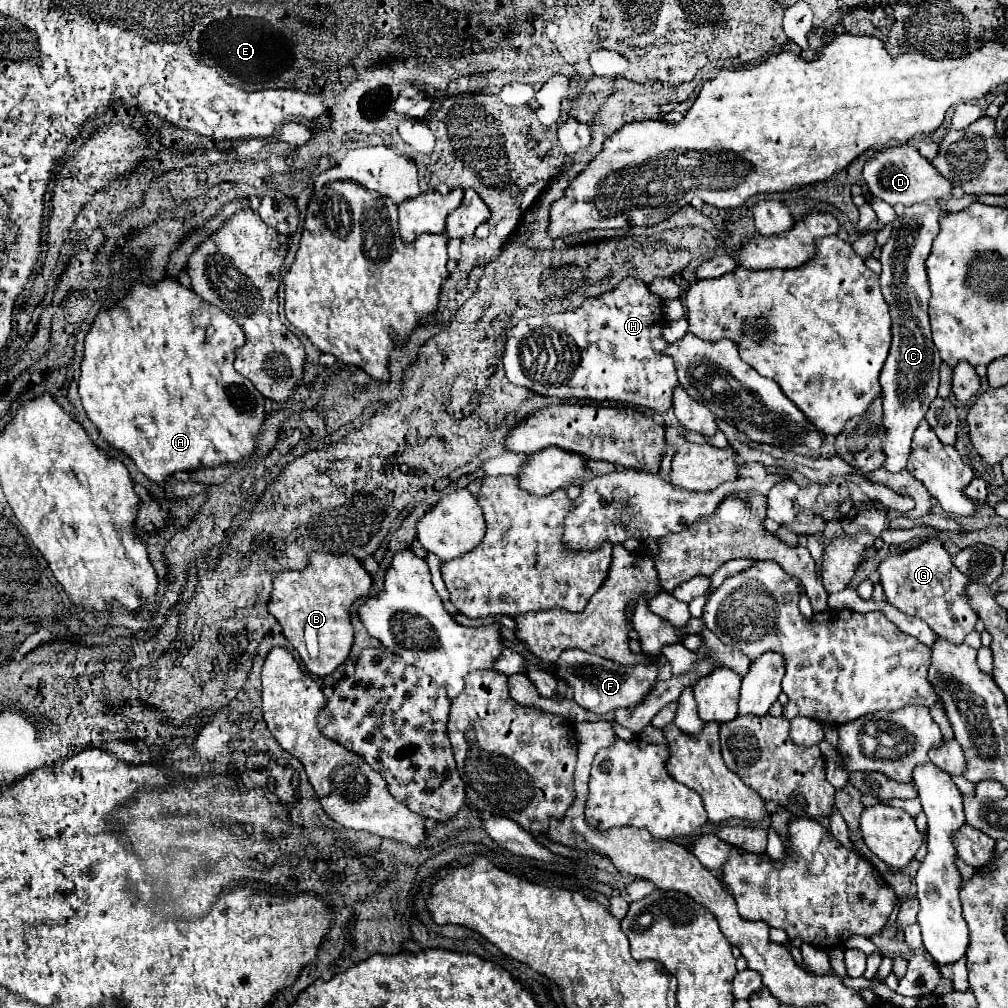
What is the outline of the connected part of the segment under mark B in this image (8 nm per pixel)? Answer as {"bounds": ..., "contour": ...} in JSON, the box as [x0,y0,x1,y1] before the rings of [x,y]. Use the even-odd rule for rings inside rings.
{"bounds":[268,552,372,676],"contour":[[[312,552],[304,570],[282,572],[272,580],[268,612],[280,622],[284,636],[296,648],[306,668],[316,676],[328,676],[350,654],[354,630],[348,608],[372,588],[370,574],[350,554]]]}

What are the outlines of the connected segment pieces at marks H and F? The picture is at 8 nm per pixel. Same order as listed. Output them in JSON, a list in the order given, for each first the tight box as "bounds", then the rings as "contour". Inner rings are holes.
[{"bounds":[502,278,678,412],"contour":[[[624,278],[614,290],[588,298],[578,310],[528,316],[510,328],[502,352],[506,378],[540,396],[610,400],[666,412],[678,380],[672,358],[662,354],[668,346],[660,336],[664,324],[662,300],[638,278]]]},{"bounds":[554,650,658,714],"contour":[[[564,650],[556,662],[554,676],[558,680],[564,680],[574,690],[574,702],[582,706],[584,710],[590,710],[594,714],[606,714],[616,708],[630,708],[640,702],[652,688],[656,676],[658,676],[658,664],[636,664],[636,666],[620,666],[612,664],[610,660],[604,660],[596,654],[580,652],[580,650]]]}]

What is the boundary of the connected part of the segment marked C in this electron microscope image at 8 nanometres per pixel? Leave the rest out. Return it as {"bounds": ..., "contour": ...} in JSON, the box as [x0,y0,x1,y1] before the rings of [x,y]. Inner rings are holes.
{"bounds":[880,204,942,472],"contour":[[[914,204],[904,208],[892,222],[890,240],[882,246],[880,262],[880,288],[890,304],[892,316],[892,348],[886,364],[880,372],[884,414],[882,422],[886,428],[886,438],[882,440],[882,452],[886,454],[884,468],[888,472],[902,472],[908,462],[908,452],[912,452],[910,442],[914,428],[924,420],[928,404],[936,398],[938,390],[938,348],[930,336],[928,322],[928,300],[930,286],[926,278],[926,258],[934,238],[938,236],[938,220],[942,208],[940,204]]]}

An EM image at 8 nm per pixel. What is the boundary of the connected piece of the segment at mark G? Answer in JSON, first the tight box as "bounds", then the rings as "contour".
{"bounds":[878,538,978,644],"contour":[[[930,538],[916,548],[884,558],[878,572],[886,600],[900,612],[924,620],[938,636],[960,644],[964,642],[964,636],[974,630],[978,616],[972,612],[968,598],[964,596],[968,578],[952,564],[950,554],[944,550],[940,540]]]}

